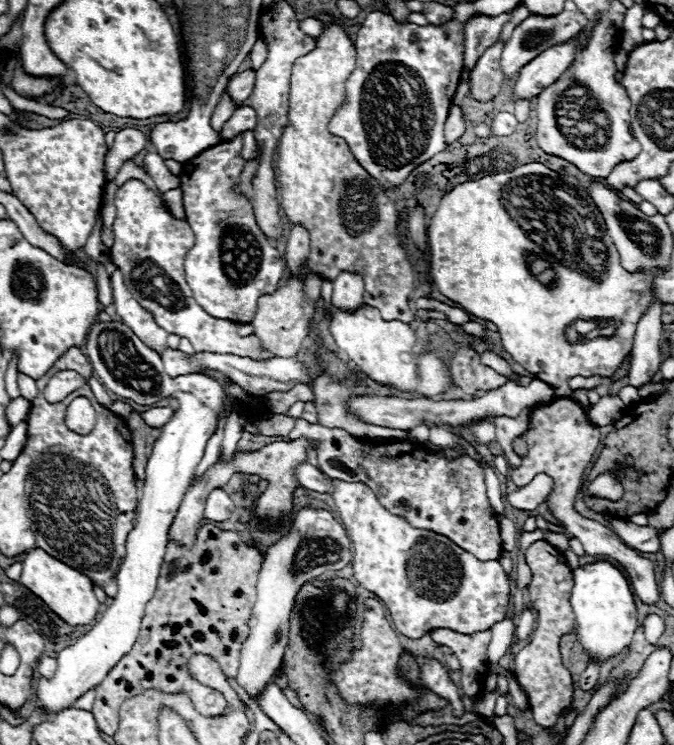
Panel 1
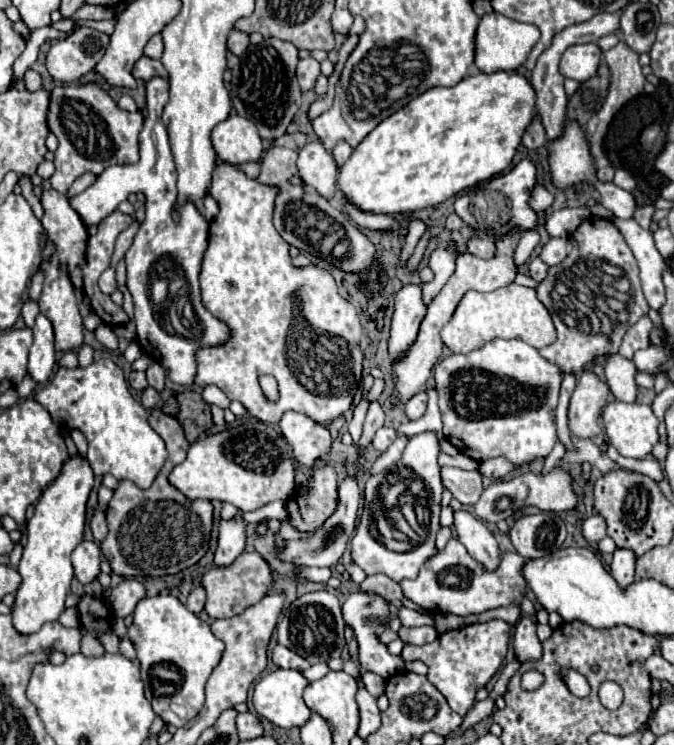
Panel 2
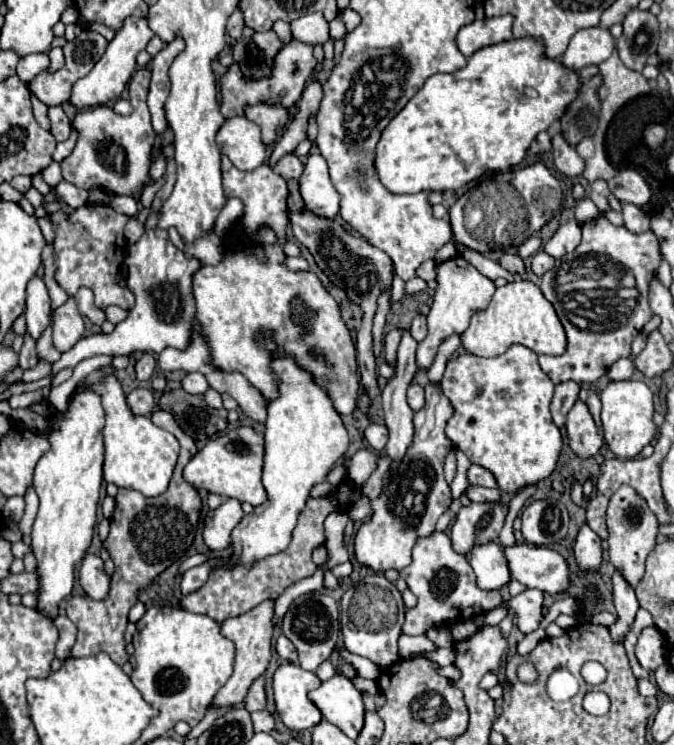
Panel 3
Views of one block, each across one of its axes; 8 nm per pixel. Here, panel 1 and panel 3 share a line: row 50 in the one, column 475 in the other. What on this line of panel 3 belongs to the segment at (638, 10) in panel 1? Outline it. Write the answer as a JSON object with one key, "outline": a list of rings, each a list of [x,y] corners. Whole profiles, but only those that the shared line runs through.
{"outline":[[[460,622],[460,624],[456,624],[452,628],[452,638],[458,642],[458,640],[464,640],[464,638],[472,636],[476,630],[478,630],[476,624],[472,624],[472,622]]]}

